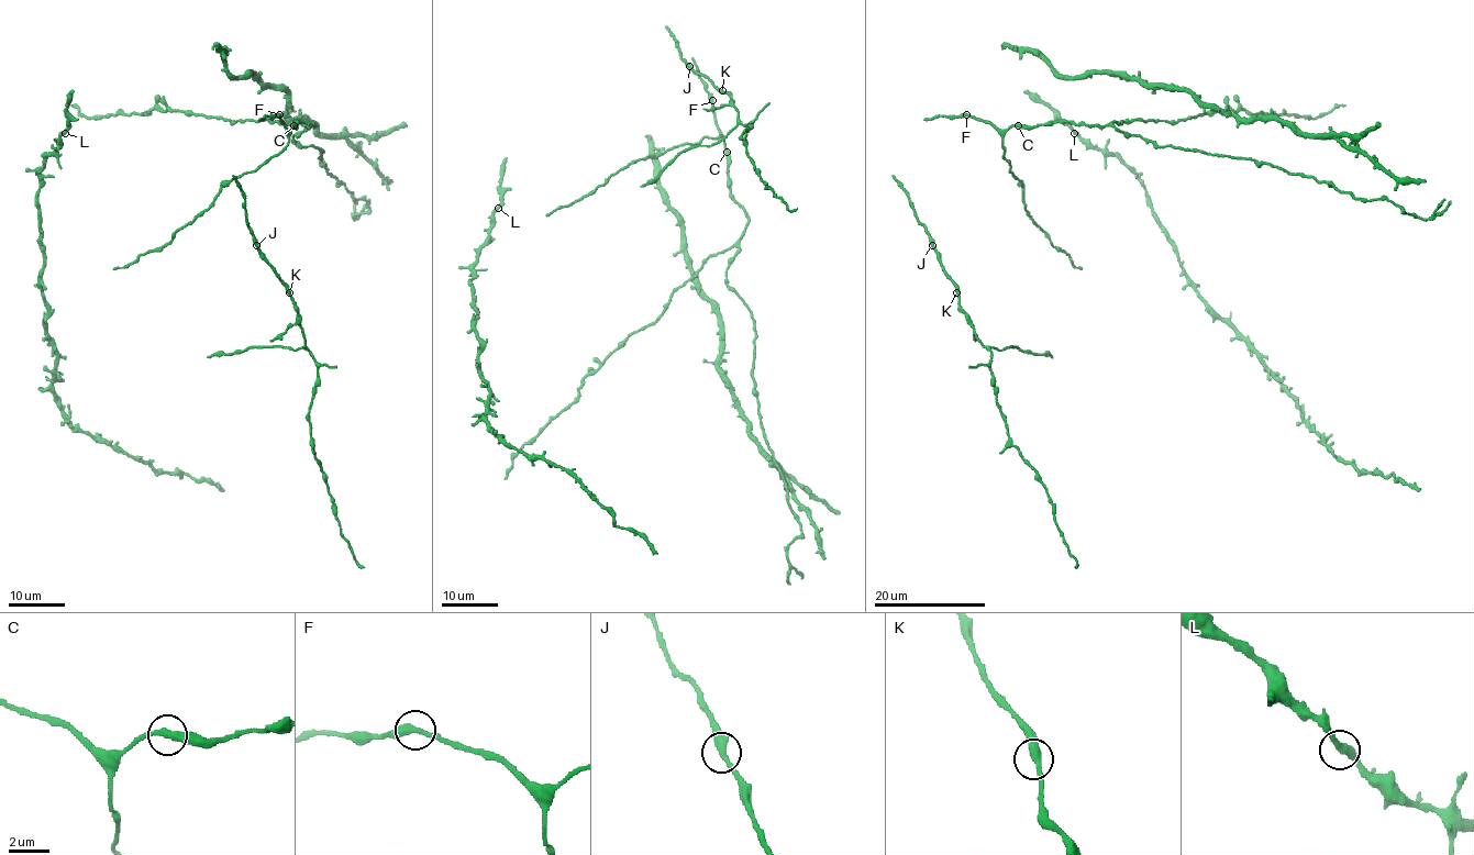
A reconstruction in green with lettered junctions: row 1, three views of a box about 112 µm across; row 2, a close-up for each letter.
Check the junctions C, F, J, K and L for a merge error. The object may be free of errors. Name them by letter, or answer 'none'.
none

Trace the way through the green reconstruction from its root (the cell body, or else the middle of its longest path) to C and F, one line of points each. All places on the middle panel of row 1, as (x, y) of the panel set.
C: (734, 200), (728, 177), (728, 152)
F: (734, 200), (728, 177), (728, 154), (713, 115), (712, 100)

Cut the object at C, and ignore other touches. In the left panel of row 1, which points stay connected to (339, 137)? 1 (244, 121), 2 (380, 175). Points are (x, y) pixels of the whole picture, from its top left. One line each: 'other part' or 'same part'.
1: other part
2: same part

